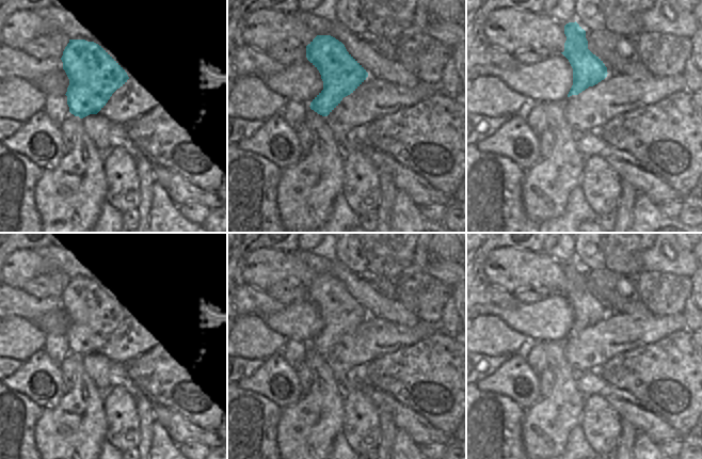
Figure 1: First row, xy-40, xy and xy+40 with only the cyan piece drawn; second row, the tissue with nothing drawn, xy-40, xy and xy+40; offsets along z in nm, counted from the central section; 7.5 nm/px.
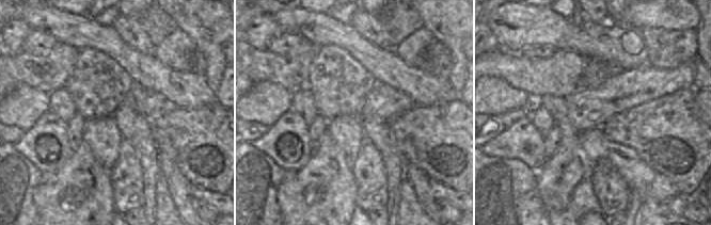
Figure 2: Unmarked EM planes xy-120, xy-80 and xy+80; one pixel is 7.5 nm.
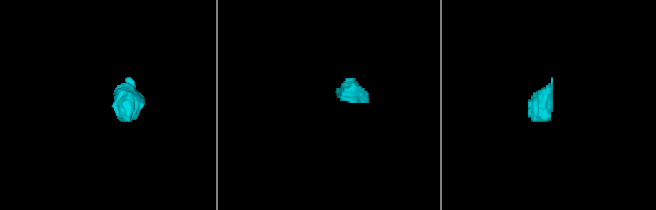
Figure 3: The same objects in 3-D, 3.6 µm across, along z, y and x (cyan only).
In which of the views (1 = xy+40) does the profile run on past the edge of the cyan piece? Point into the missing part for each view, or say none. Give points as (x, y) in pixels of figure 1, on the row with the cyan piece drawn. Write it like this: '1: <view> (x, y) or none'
1: none

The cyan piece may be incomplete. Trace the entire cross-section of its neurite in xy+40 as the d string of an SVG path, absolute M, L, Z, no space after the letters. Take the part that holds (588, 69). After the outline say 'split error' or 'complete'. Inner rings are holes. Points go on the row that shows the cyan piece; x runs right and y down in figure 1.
M575 21L564 26L567 41L561 52L573 68L573 85L568 94L578 95L607 77L607 67L603 61L588 49L586 31Z; complete

